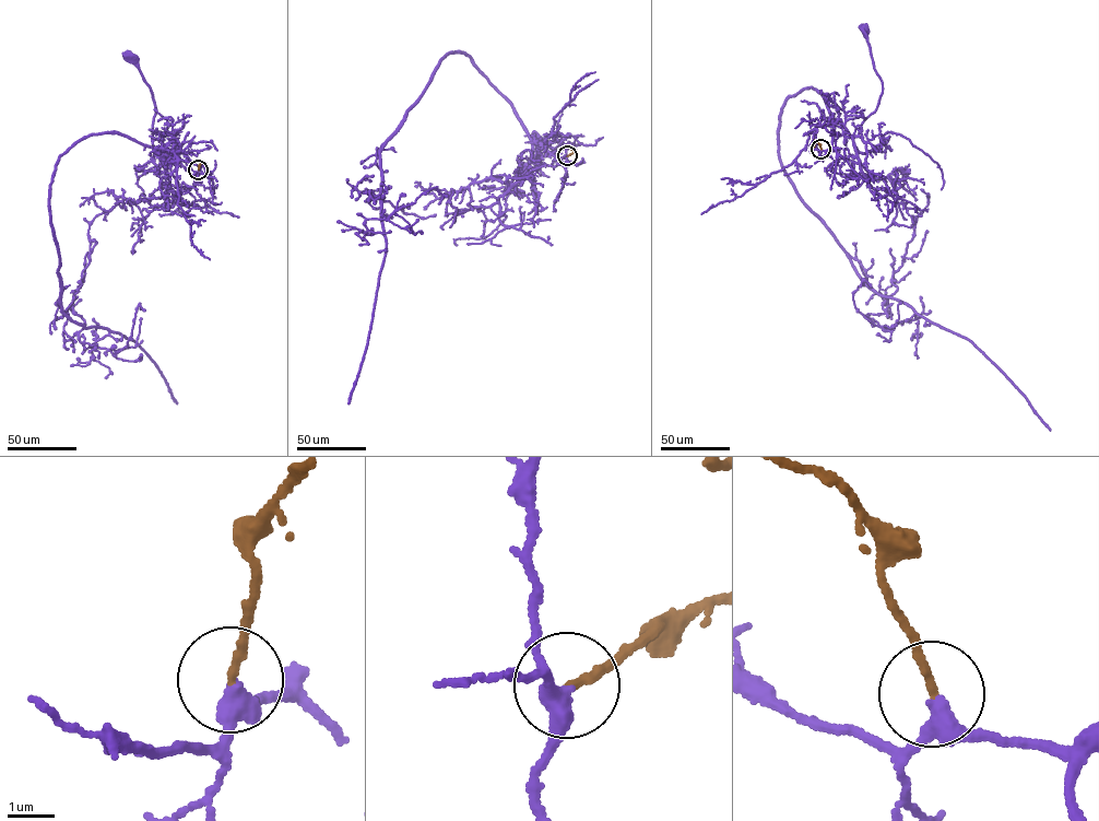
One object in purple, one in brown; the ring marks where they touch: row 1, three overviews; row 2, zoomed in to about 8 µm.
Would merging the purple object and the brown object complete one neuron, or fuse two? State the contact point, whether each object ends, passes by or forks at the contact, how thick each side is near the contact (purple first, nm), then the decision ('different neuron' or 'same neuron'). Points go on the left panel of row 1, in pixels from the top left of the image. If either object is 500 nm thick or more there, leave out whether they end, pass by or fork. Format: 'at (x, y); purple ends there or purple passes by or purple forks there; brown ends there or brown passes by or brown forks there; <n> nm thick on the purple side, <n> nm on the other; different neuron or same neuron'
at (198, 169); purple passes by; brown ends there; 360 nm thick on the purple side, 160 nm on the other; same neuron

